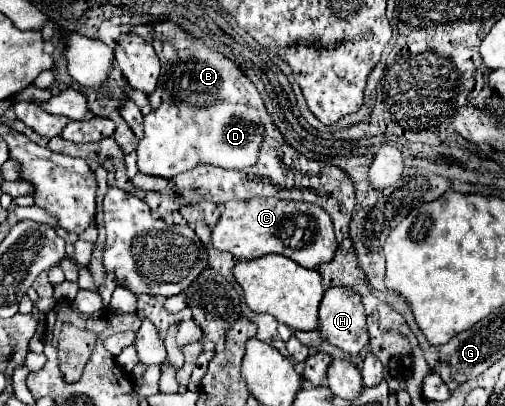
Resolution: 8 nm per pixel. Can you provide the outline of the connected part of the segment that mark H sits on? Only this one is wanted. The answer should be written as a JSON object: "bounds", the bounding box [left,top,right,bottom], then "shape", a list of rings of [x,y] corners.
{"bounds":[318,288,368,356],"shape":[[[330,288],[326,290],[322,302],[320,302],[320,324],[318,324],[318,334],[322,340],[326,340],[328,344],[340,348],[342,352],[346,352],[348,356],[358,356],[366,344],[368,344],[368,330],[366,330],[366,312],[362,308],[360,296],[354,294],[352,290],[344,290],[344,288]]]}

